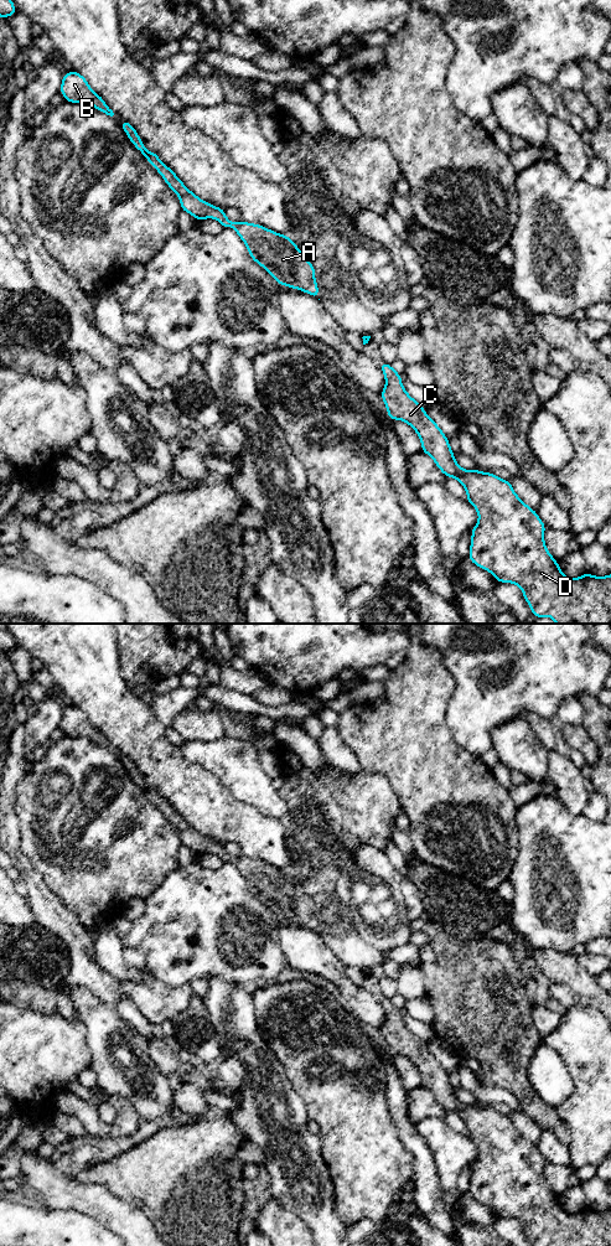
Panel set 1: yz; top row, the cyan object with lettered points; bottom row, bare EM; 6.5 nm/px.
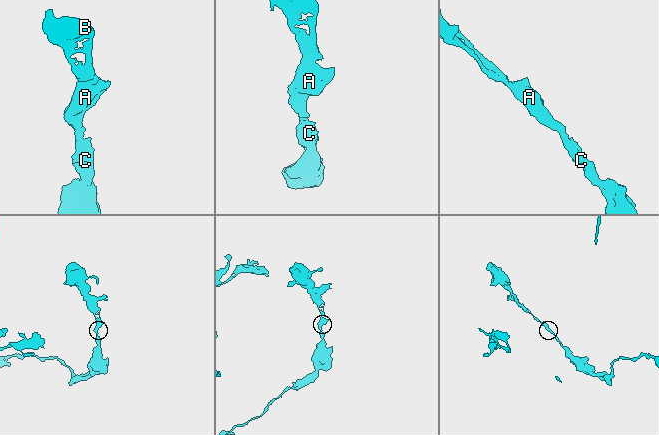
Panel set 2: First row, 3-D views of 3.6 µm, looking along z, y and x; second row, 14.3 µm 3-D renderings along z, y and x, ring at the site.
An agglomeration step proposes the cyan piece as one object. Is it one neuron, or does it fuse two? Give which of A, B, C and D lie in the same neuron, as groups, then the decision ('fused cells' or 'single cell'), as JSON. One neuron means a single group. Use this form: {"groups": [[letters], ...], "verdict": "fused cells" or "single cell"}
{"groups": [["A", "B", "C", "D"]], "verdict": "single cell"}

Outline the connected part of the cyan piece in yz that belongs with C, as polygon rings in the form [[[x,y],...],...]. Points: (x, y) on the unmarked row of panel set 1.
[[[385,997],[379,1001],[385,1012],[380,1032],[388,1053],[403,1055],[415,1065],[420,1071],[421,1086],[435,1096],[444,1110],[456,1113],[465,1122],[467,1137],[478,1148],[478,1157],[471,1165],[468,1194],[478,1203],[488,1205],[498,1217],[517,1219],[532,1246],[611,1246],[611,1209],[595,1211],[585,1208],[576,1214],[566,1213],[544,1178],[545,1159],[538,1148],[517,1131],[511,1117],[492,1107],[462,1103],[456,1097],[444,1066],[404,1024],[400,1008]]]

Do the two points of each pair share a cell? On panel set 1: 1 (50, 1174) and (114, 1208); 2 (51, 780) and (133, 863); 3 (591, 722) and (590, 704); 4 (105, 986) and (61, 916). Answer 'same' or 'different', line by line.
1: same
2: same
3: same
4: same

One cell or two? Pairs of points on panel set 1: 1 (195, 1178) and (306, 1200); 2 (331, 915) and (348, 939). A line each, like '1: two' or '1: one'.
1: two
2: one

